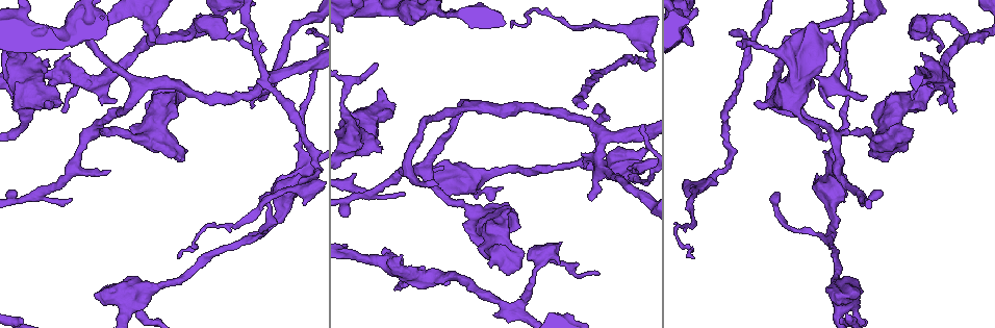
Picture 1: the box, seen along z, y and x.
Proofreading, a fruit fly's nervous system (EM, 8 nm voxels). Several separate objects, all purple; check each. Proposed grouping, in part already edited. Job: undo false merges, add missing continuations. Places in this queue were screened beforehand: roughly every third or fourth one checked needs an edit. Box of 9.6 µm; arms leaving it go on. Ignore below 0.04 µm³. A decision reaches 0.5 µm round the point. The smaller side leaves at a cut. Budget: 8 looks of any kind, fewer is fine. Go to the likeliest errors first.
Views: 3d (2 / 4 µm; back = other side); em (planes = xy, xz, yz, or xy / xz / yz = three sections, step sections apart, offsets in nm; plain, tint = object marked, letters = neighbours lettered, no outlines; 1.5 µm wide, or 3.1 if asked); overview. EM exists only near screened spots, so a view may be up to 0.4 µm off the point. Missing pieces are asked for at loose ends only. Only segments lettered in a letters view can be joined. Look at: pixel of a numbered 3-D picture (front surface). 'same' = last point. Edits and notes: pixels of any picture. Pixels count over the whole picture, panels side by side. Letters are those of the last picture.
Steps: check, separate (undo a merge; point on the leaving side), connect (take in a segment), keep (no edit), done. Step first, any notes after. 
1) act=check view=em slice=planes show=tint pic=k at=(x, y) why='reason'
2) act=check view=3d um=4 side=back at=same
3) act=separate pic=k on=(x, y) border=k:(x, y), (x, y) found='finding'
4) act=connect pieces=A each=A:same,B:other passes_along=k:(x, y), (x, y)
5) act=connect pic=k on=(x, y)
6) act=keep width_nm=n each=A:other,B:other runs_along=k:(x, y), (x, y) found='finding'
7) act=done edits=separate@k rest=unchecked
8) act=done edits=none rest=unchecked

act=check view=3d um=4 pic=1 at=(692, 43) why='free end'

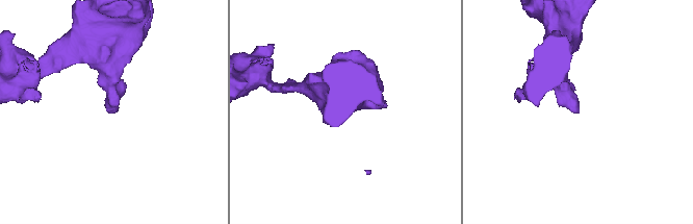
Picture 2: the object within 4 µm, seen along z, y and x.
act=check view=em slice=xy step=4 show=tint pic=2 at=(577, 111)

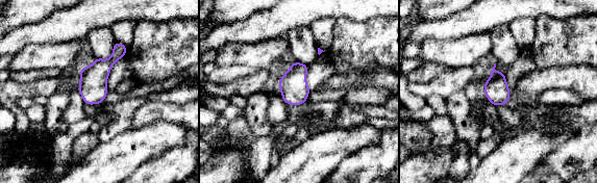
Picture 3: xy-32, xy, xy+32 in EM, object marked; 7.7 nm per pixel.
act=check view=em slice=planes show=letters at=same why='cut it another way'

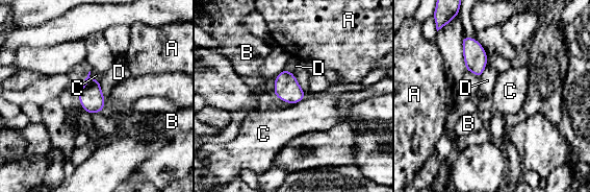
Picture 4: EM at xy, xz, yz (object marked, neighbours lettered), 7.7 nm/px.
act=keep width_nm=190 longest_contact=D:240nm each=A:other,B:other,C:other,D:other found='none of them fits'

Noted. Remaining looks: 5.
act=check view=em slice=yz step=8 show=tint pic=1 at=(694, 257) why='free end'

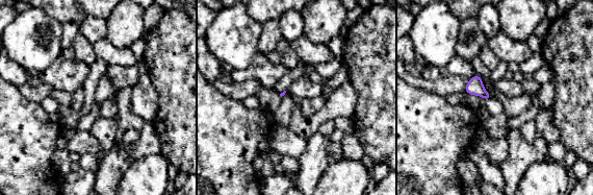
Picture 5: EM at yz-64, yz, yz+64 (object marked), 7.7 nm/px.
act=check view=em slice=planes show=letters at=same

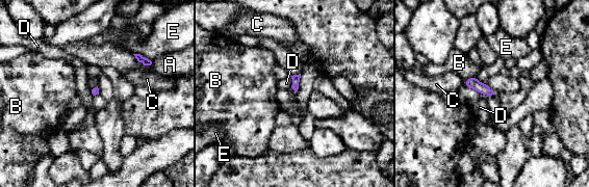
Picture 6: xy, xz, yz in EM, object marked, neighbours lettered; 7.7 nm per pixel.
act=keep each=A:other,B:other,C:other,D:other,E:other border=6:(289, 76), (291, 87) found='none of them fits'

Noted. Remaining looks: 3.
act=check view=em slice=yz step=8 show=tint pic=1 at=(109, 172) why='free end'

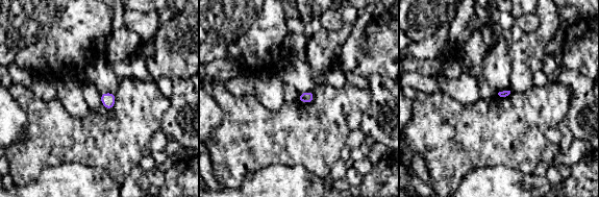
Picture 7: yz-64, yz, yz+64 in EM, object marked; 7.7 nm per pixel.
act=check view=em slice=planes show=letters at=same why='cut it another way'

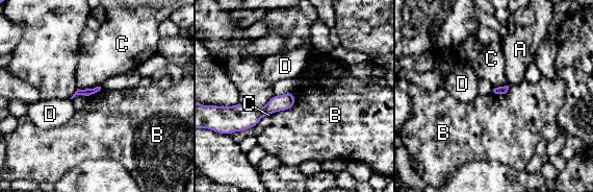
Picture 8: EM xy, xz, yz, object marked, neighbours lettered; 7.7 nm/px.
act=keep each=A:other,B:other,C:other,D:other runs_along=8:(292, 98), (260, 113), (234, 110) found='no lettered segment goes on from it'

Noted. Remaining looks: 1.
act=done edits=none rest=unchecked

